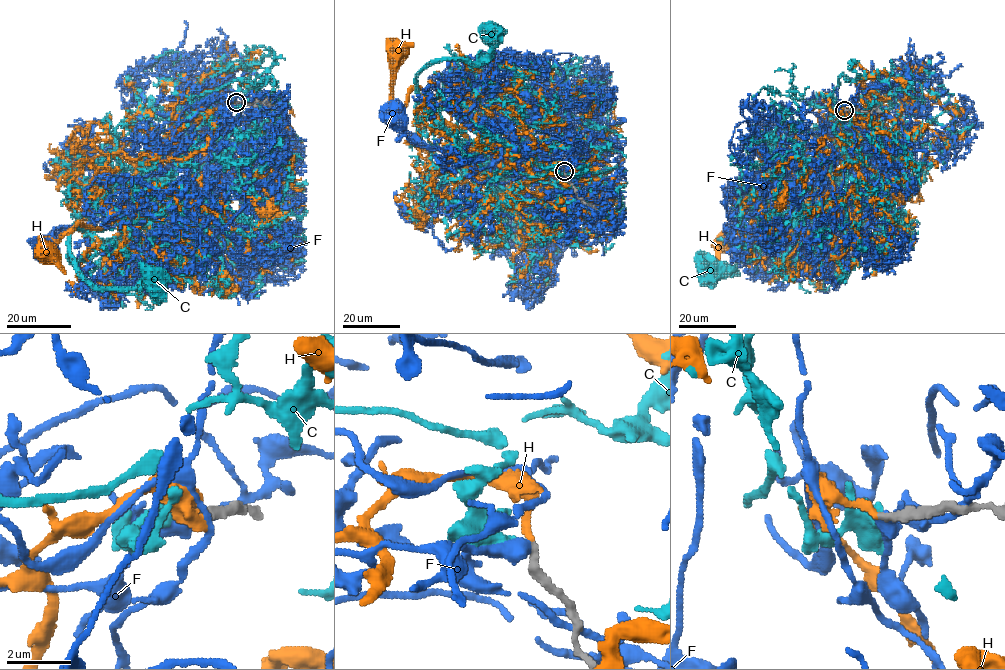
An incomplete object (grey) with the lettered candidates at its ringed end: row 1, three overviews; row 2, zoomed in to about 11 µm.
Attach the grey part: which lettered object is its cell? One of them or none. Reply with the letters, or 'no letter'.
H

